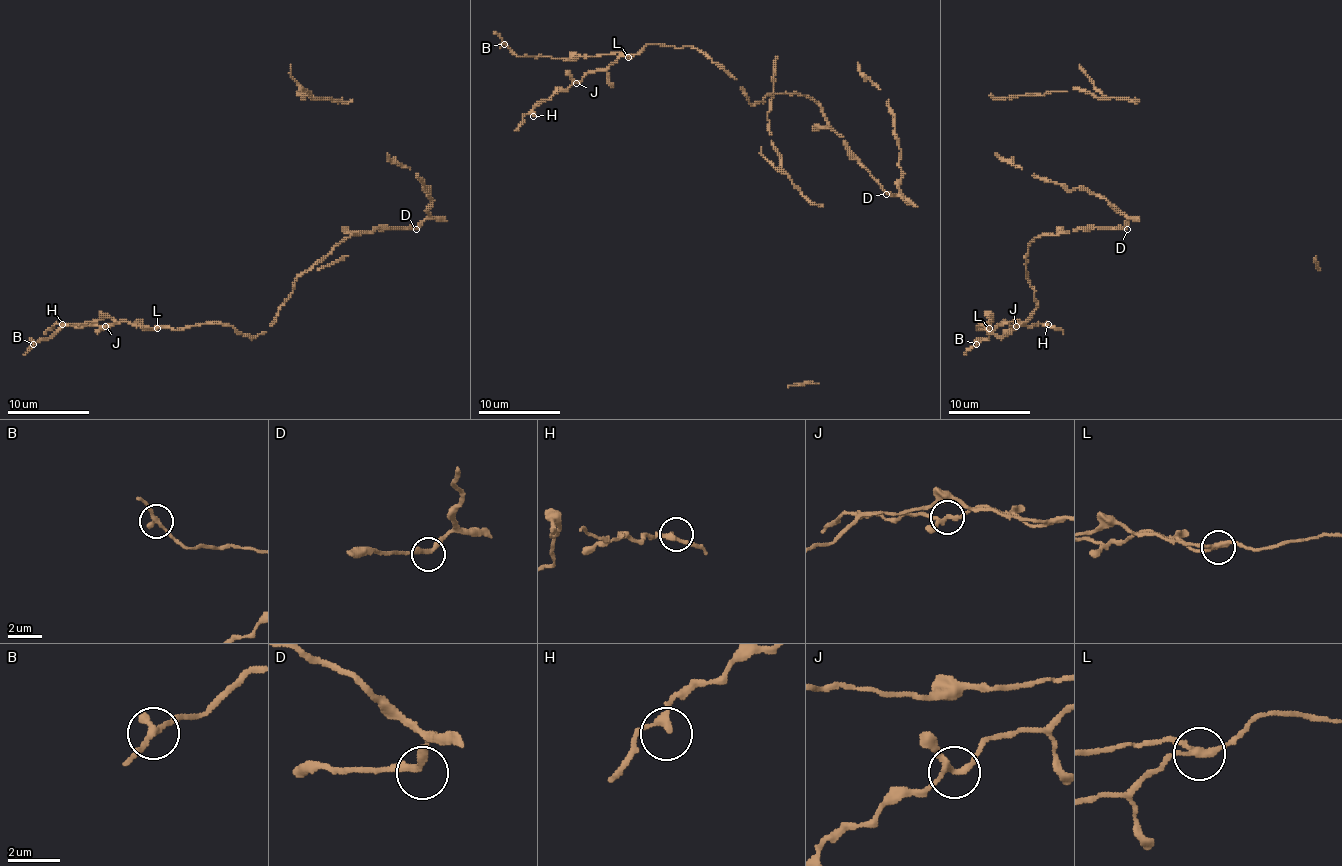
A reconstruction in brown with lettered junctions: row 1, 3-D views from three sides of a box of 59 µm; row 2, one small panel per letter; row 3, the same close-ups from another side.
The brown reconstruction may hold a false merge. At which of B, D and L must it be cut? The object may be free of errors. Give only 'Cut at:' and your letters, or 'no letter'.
Cut at: L

